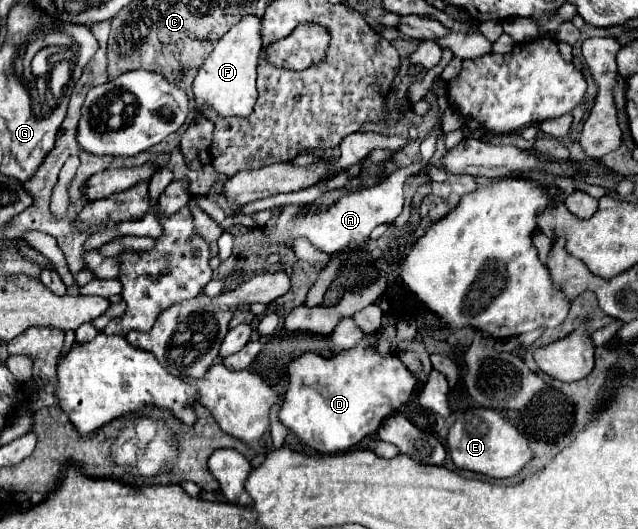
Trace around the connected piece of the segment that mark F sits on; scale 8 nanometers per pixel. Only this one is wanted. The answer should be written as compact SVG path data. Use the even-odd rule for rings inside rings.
M244 17L244 21L236 23L212 49L212 53L206 57L204 65L198 69L198 75L194 79L194 97L196 97L196 109L194 115L202 115L202 105L208 109L220 113L220 115L238 115L246 117L252 113L252 107L256 103L258 91L256 91L256 63L258 53L262 47L260 41L260 21L258 17Z

